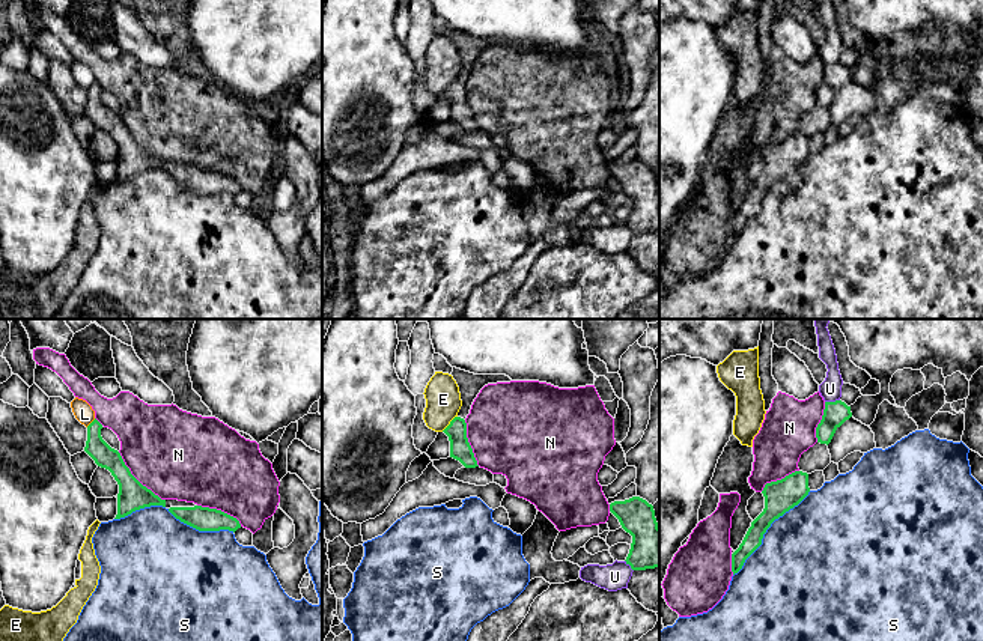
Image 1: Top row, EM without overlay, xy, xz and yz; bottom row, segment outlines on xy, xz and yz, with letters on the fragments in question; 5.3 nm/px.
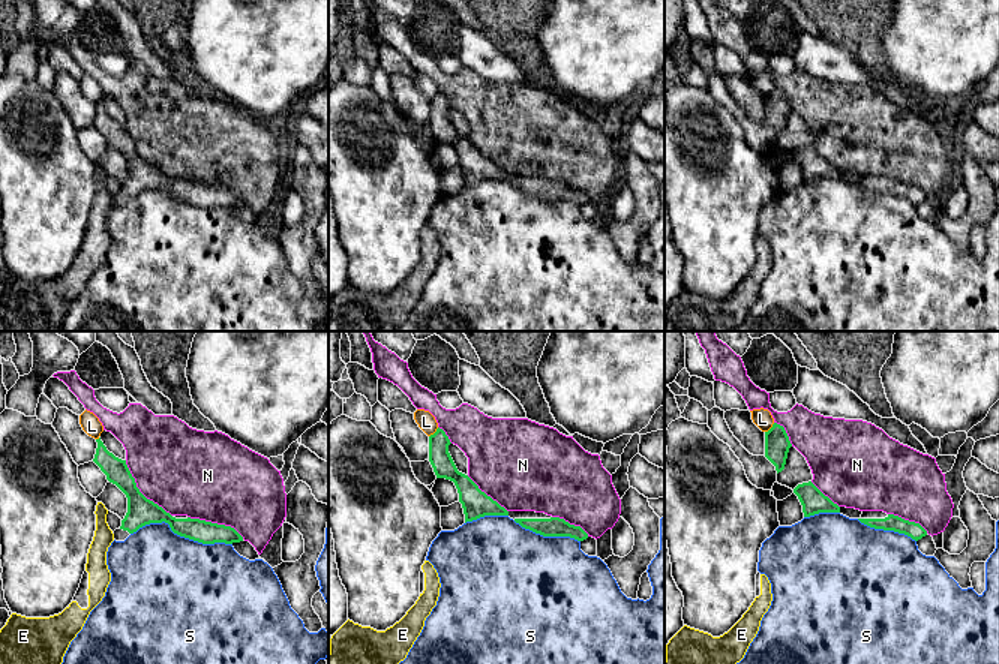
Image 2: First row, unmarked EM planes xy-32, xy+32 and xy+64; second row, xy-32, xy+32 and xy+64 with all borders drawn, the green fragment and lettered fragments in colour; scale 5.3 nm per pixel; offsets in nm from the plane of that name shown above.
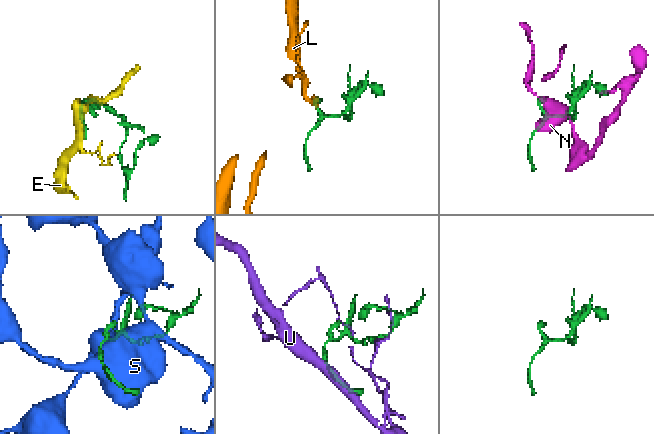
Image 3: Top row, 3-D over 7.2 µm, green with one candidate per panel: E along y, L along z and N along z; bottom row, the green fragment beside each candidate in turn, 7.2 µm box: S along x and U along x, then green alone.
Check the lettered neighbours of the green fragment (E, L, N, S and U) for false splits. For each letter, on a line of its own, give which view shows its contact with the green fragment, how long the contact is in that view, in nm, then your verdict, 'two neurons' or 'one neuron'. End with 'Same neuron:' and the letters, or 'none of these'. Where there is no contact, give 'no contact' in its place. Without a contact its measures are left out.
E: contact in xz; length 120 nm; two neurons
L: contact in xy; length 70 nm; two neurons
N: contact in xy; length 360 nm; two neurons
S: contact in yz; length 600 nm; two neurons
U: contact in yz; length 80 nm; two neurons
Same neuron: none of these

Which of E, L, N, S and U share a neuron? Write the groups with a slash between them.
E / L / N / S / U

